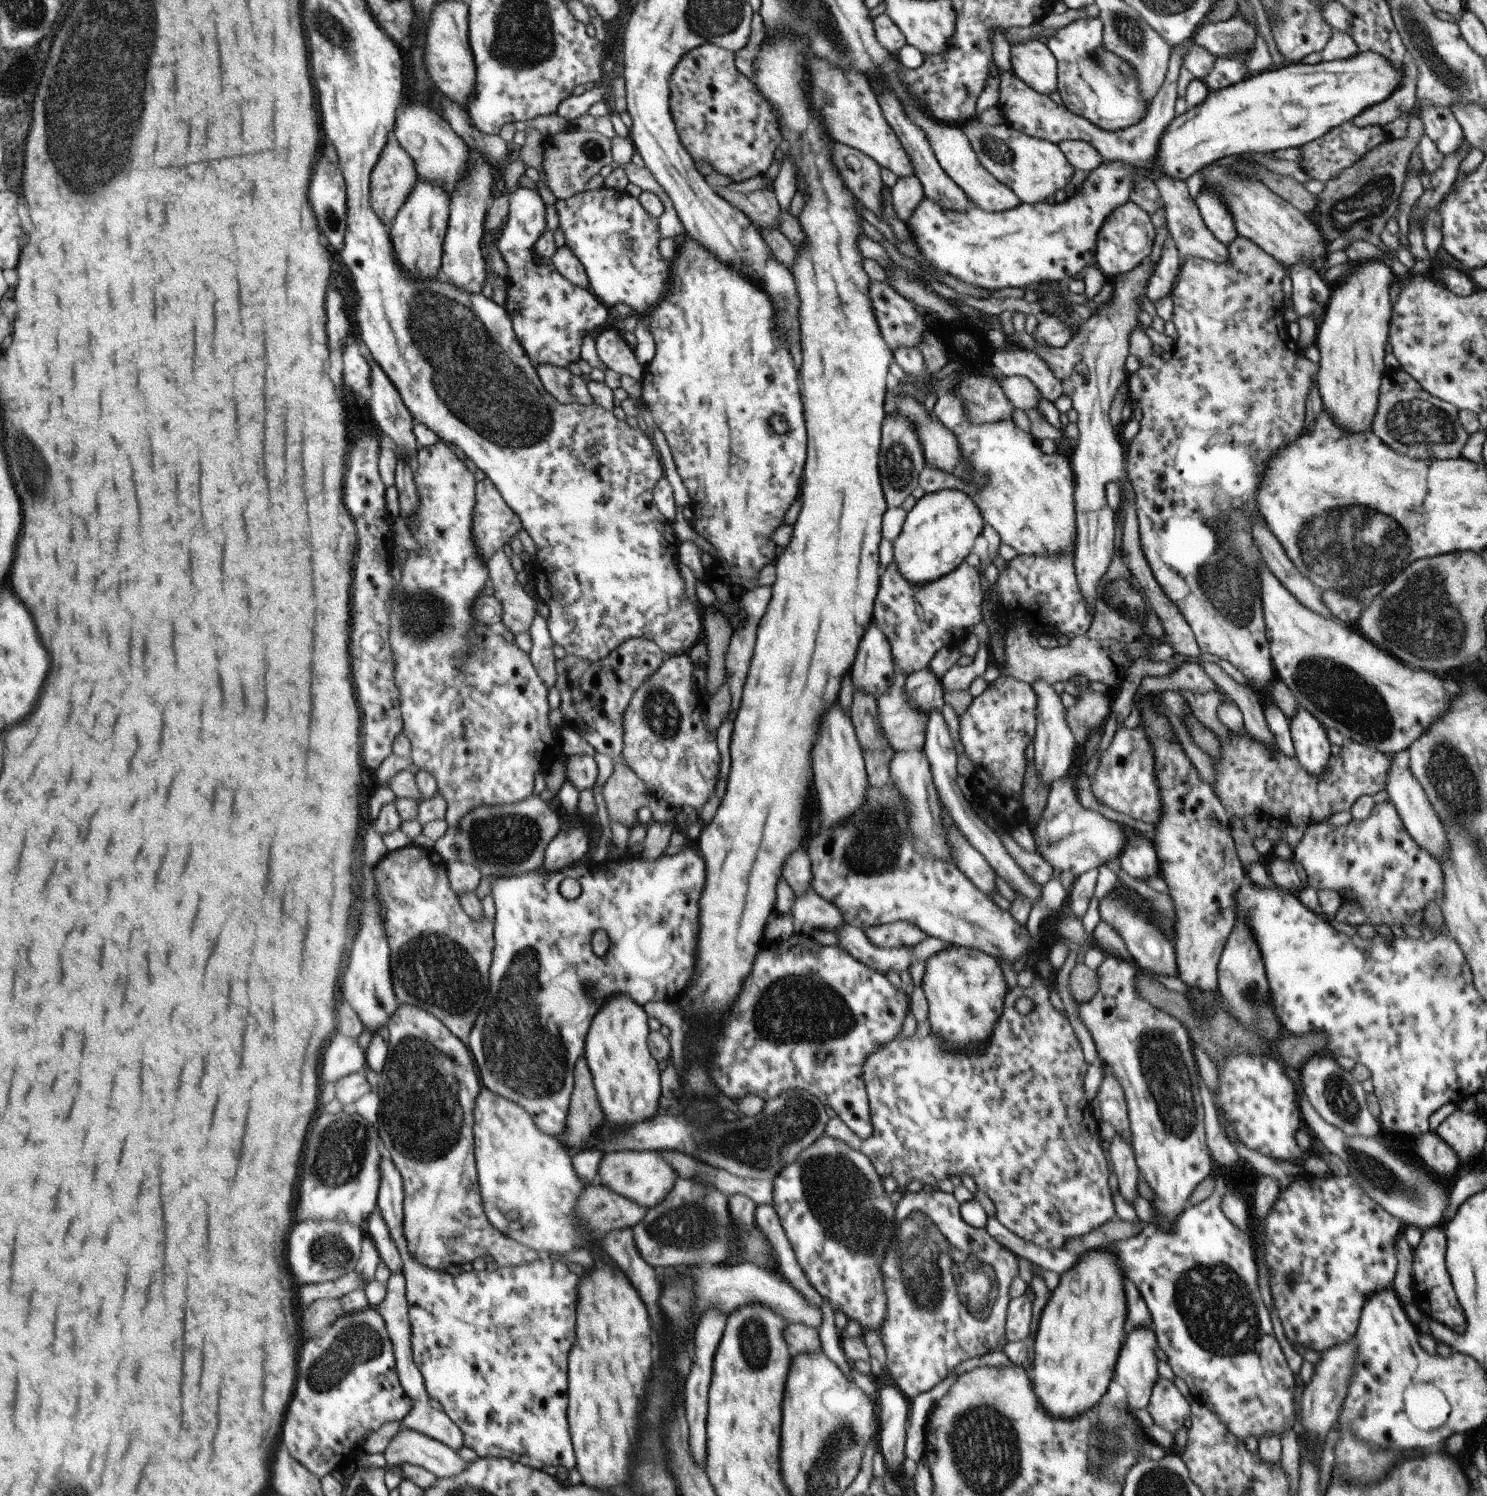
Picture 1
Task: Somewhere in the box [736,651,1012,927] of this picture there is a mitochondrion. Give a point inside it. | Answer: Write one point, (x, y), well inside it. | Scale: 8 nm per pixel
(876, 842)

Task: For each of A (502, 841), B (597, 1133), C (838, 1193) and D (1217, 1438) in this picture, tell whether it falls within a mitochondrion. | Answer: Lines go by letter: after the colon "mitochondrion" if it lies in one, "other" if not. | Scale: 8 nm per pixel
A: mitochondrion
B: other
C: mitochondrion
D: other

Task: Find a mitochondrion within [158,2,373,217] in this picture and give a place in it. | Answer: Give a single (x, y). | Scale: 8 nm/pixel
(339, 36)

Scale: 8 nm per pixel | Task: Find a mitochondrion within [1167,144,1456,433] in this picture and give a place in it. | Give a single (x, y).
(1373, 192)

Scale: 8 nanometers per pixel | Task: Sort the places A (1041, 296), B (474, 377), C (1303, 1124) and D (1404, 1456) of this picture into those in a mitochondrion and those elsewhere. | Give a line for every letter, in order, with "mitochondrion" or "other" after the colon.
A: other
B: mitochondrion
C: other
D: other

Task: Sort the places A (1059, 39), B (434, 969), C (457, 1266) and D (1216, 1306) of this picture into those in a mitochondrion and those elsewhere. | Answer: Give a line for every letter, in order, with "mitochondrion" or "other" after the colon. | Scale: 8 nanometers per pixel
A: other
B: mitochondrion
C: other
D: mitochondrion

